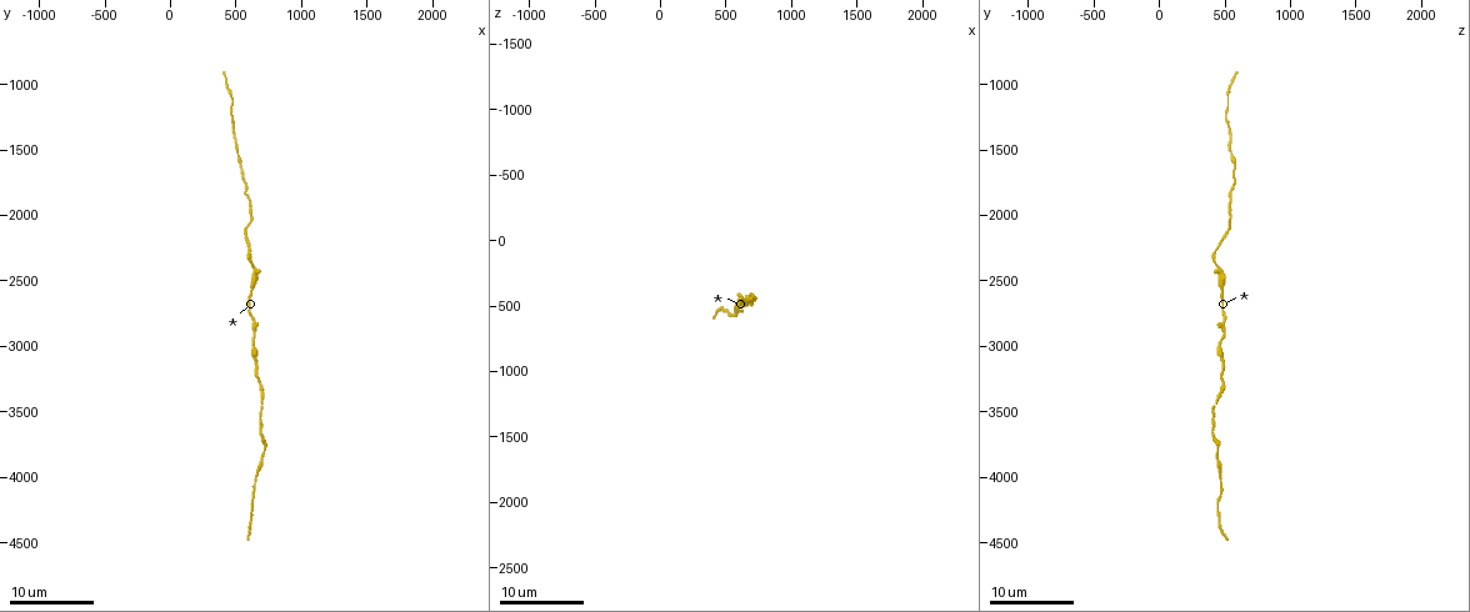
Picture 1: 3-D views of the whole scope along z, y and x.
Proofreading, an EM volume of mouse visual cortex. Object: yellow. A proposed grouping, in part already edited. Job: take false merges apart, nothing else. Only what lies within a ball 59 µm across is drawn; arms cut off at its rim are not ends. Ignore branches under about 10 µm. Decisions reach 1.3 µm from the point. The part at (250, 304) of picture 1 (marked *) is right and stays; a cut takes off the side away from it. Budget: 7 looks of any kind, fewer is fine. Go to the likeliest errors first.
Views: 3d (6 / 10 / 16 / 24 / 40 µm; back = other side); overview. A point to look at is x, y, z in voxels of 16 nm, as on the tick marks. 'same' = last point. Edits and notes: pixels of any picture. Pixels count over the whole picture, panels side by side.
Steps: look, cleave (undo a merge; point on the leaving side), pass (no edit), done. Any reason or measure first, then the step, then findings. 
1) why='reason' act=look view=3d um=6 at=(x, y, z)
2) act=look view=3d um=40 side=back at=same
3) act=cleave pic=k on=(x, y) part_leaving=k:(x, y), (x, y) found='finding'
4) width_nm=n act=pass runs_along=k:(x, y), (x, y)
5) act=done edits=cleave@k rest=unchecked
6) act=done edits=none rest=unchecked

why='sudden change in width' act=look view=3d um=16 at=(660, 3100, 480)

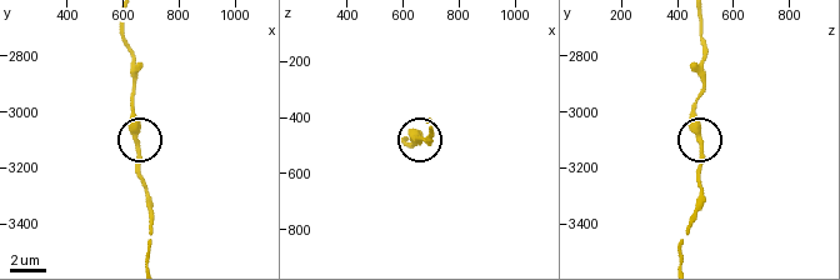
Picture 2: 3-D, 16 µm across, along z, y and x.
act=look view=3d um=6 at=(650, 3110, 480)

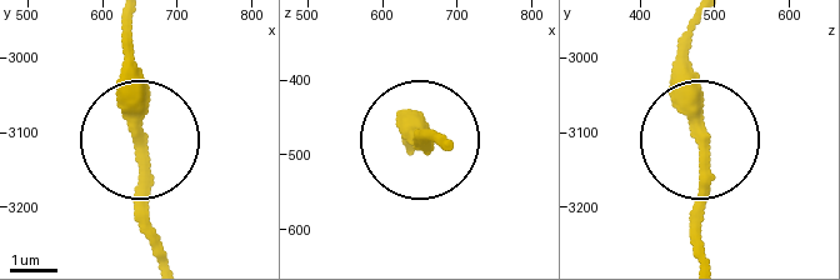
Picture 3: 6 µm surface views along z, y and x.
act=pass runs_along=3:(133, 30), (156, 254) found='one cell here'

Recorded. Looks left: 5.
why='calibre changes' act=look view=3d um=16 at=(680, 3640, 420)

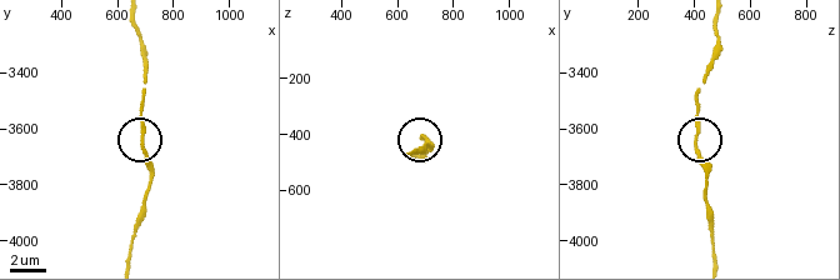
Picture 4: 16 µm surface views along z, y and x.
act=look view=3d um=6 at=(690, 3660, 410)

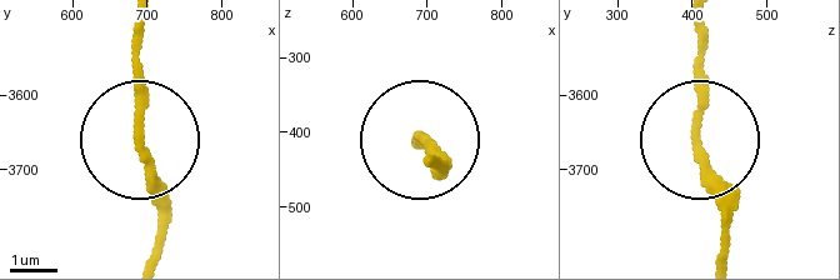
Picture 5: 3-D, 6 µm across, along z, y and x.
act=pass runs_along=5:(138, 26), (138, 145), (161, 249) found='continuous, no second cell'

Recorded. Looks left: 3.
why='sudden change in width' act=look view=3d um=24 at=(640, 2440, 460)

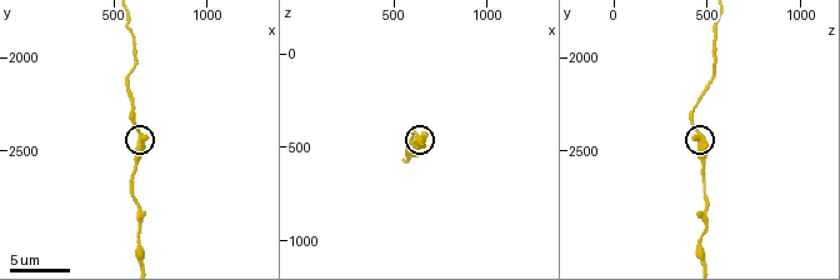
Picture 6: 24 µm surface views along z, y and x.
why='zoom in' act=look view=3d um=10 at=(640, 2440, 460)

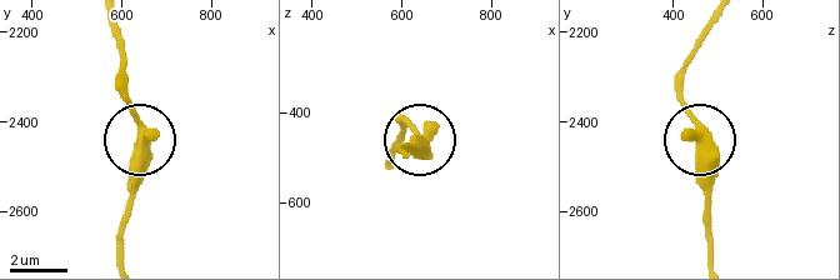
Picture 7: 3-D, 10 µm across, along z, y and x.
width_nm=470 act=pass runs_along=7:(713, 243), (705, 153), (679, 83) found='continuous, no second cell'

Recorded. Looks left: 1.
why='calibre changes' act=look view=3d um=6 at=(580, 2120, 500)

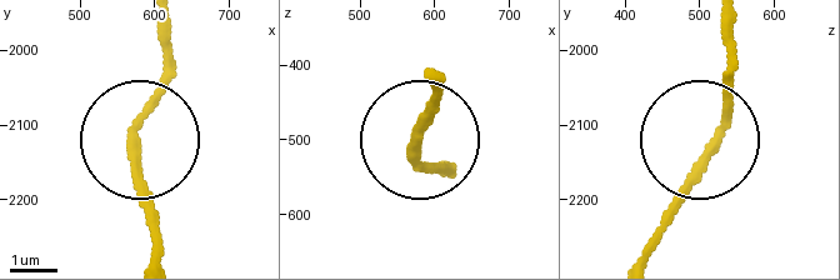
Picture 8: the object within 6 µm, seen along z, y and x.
act=pass runs_along=8:(643, 256), (719, 125), (726, 29) found='one cell here'

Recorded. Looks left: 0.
act=done edits=none rest=unchecked

